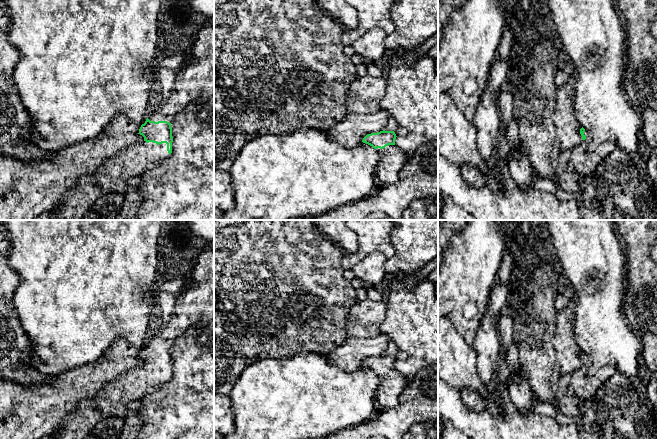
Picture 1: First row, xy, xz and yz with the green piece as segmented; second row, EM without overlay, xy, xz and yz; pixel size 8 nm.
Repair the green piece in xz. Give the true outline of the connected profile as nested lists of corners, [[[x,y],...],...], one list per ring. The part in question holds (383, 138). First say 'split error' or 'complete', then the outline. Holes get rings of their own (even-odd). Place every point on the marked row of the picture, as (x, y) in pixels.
split error; [[[399,127],[395,132],[383,130],[368,134],[362,140],[363,143],[372,146],[380,156],[375,178],[384,186],[398,182],[399,173],[410,158],[395,144],[396,137],[405,133],[405,129]]]

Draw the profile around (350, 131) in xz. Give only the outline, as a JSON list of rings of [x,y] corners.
[[[385,110],[369,114],[348,112],[341,121],[330,126],[325,132],[333,141],[346,148],[353,148],[360,145],[366,135],[383,131],[389,117]]]

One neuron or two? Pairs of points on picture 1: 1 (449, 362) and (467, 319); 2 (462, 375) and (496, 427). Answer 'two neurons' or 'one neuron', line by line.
1: two neurons
2: two neurons

